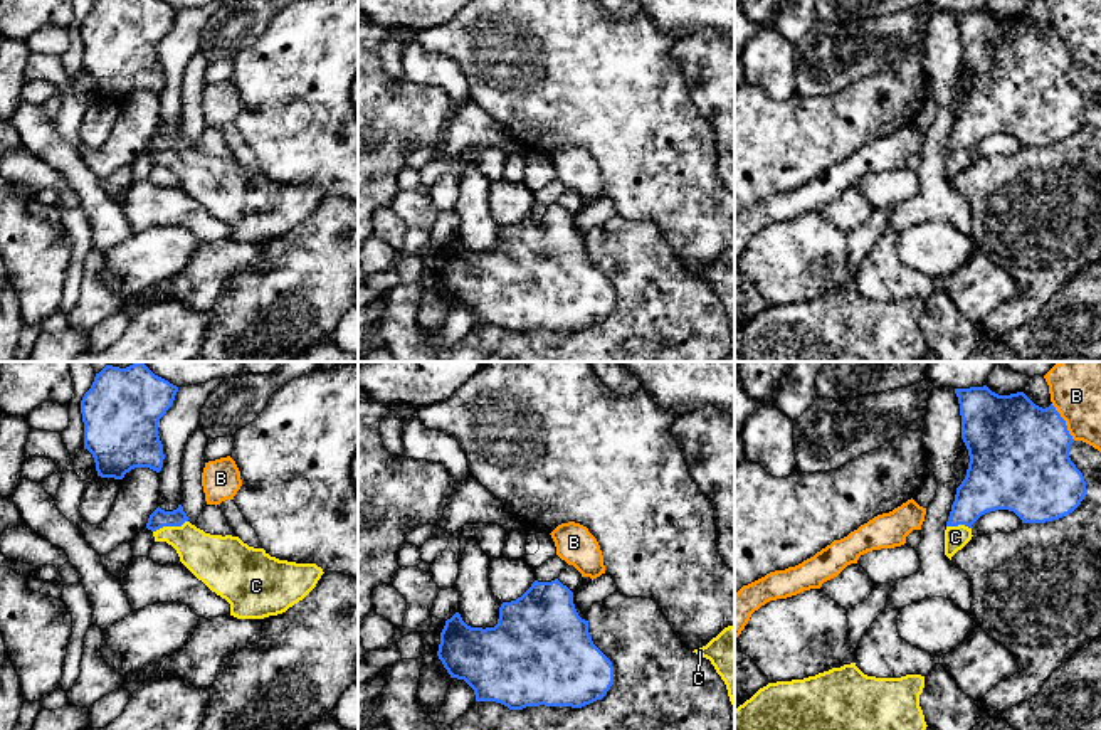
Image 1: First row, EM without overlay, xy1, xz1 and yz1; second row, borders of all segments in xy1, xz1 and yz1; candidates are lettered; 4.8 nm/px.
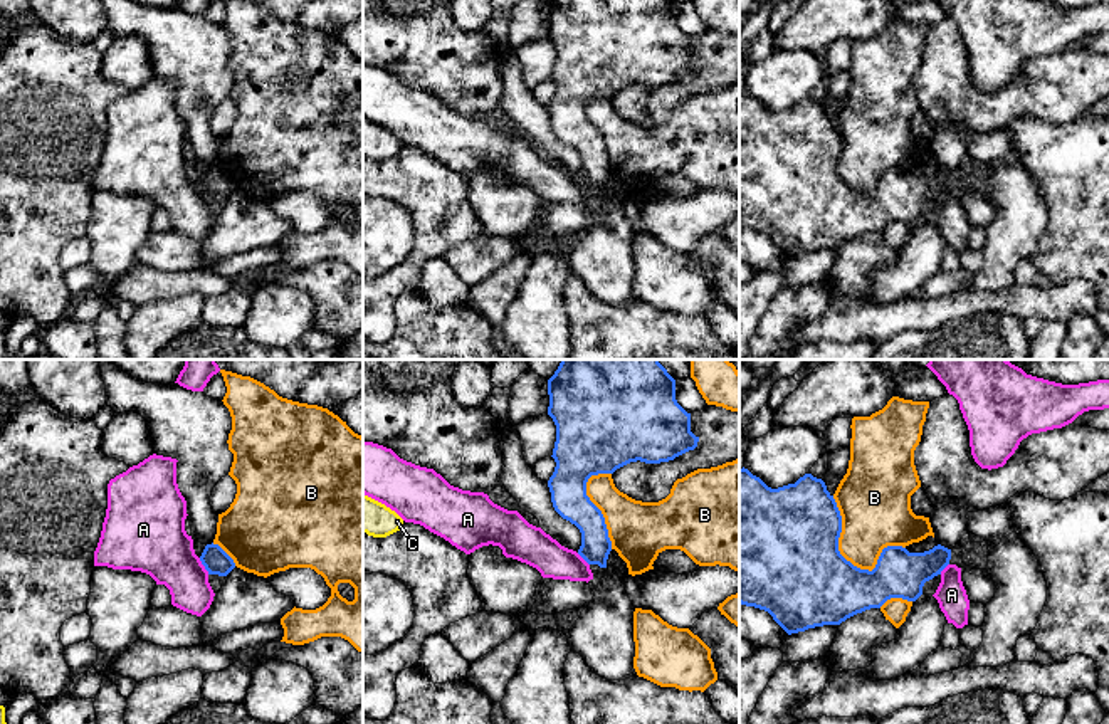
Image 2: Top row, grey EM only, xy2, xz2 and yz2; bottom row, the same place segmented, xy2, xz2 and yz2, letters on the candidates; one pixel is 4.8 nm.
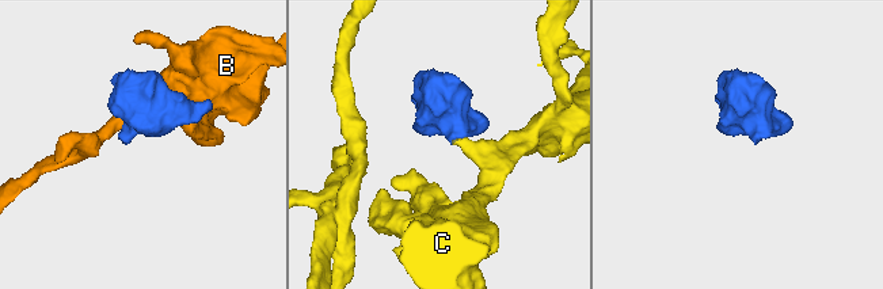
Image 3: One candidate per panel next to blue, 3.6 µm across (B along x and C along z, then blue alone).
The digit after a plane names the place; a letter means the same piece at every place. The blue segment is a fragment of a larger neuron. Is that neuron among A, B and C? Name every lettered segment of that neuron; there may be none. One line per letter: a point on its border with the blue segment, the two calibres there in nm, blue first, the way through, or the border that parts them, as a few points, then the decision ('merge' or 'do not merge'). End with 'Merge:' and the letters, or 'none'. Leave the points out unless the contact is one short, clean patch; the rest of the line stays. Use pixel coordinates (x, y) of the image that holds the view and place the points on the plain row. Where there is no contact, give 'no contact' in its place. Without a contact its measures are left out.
A: meets blue in xy2 at (204, 188); 120 nm thick on the blue side, 300 nm on the other; border along xy2 (199, 182), (209, 197); do not merge
B: meets blue in yz2 at (849, 185); 460 nm thick on the blue side, 320 nm on the other; do not merge
C: meets blue in xy1 at (170, 148); 90 nm thick on the blue side, 220 nm on the other; runs through xy1 (158, 142), (170, 148), (210, 182); merge
Merge: C

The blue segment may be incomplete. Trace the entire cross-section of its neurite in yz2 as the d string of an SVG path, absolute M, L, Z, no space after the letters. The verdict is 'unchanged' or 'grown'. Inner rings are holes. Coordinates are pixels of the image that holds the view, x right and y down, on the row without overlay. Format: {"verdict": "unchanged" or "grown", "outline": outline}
{"verdict": "unchanged", "outline": "M739 92L739 227L768 235L791 259L840 249L891 222L916 225L924 207L941 198L951 183L951 173L941 168L924 176L887 170L872 195L860 193L840 178L840 156L840 134L822 102L805 97L795 108L771 113Z"}

